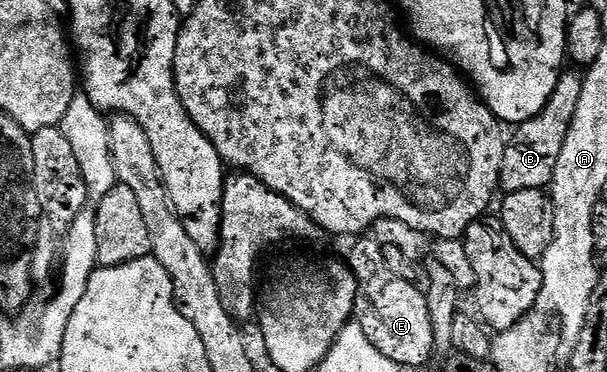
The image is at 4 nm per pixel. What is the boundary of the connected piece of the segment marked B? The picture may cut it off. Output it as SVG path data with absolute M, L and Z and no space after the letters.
M561 71L558 82L554 86L554 94L546 102L546 106L534 118L511 133L504 146L504 157L500 170L499 187L505 193L518 190L544 190L549 187L554 178L554 166L558 162L558 154L562 152L562 142L566 140L566 130L574 118L574 110L578 106L578 98L582 98L583 75L579 71Z

